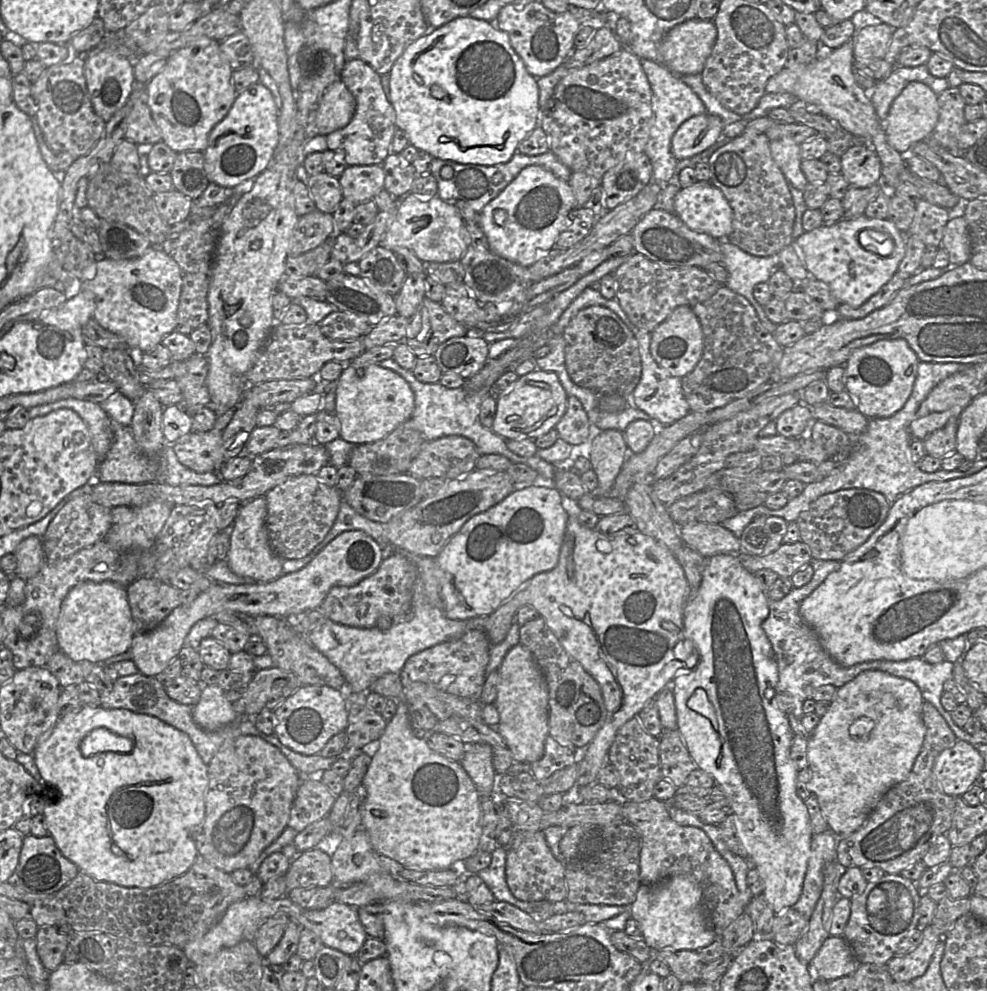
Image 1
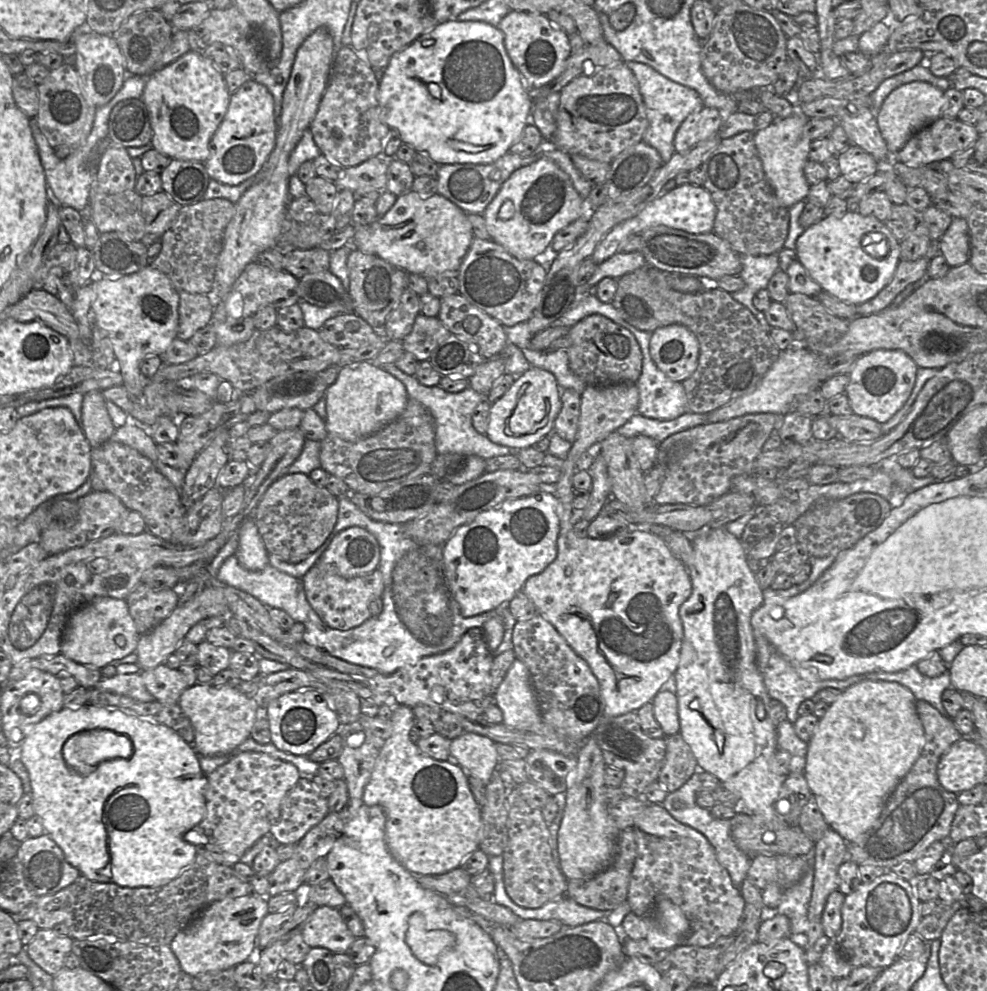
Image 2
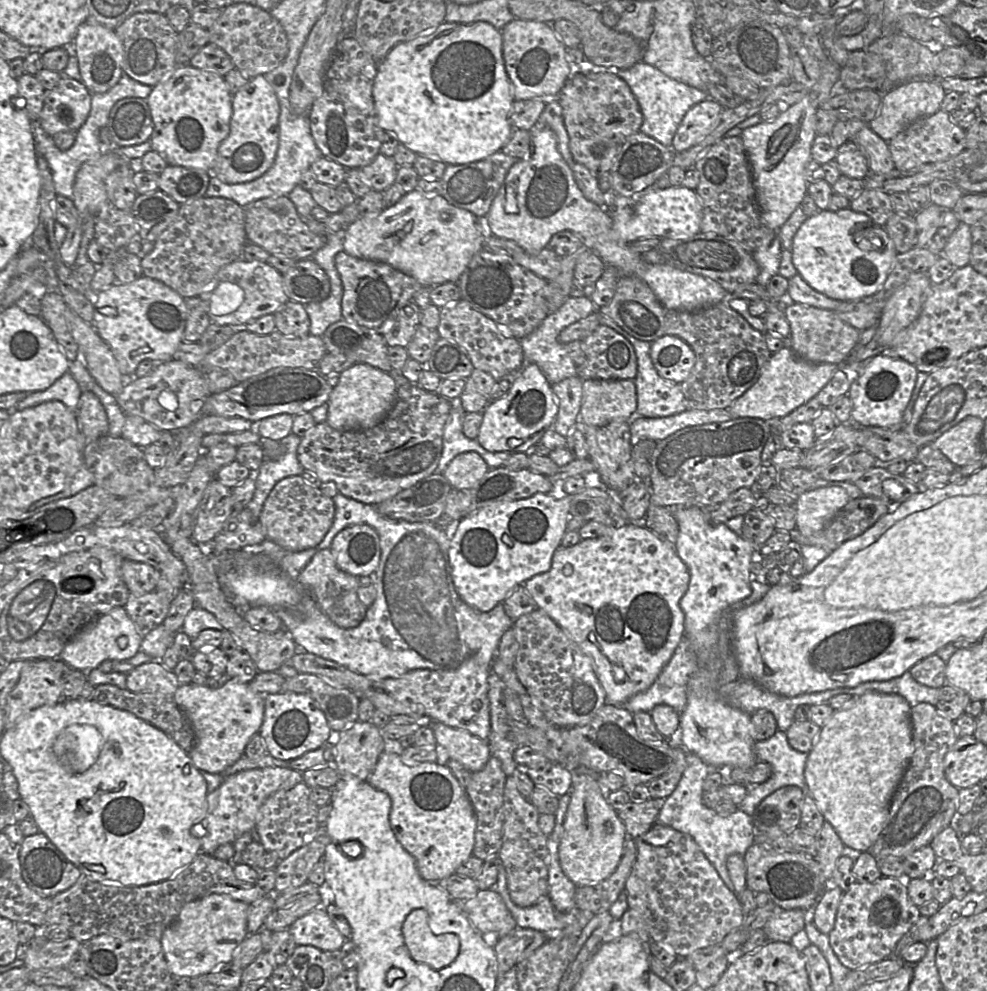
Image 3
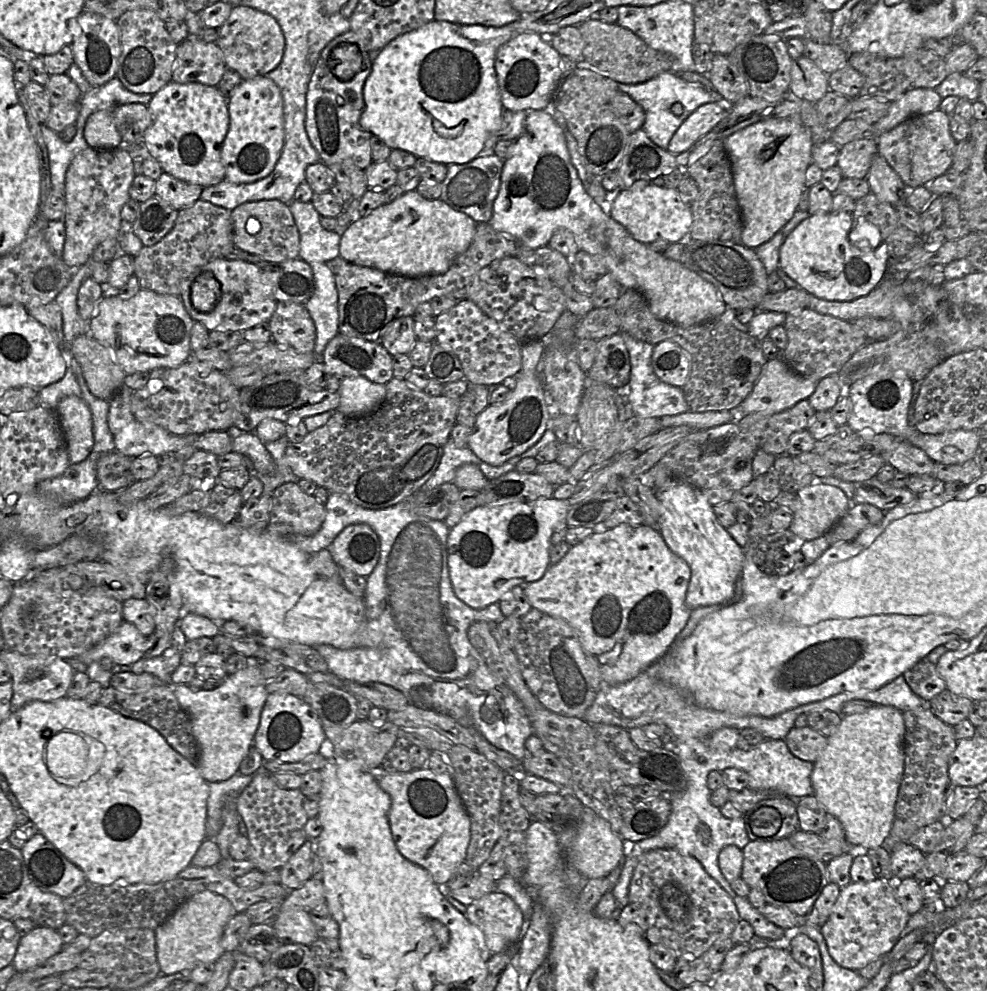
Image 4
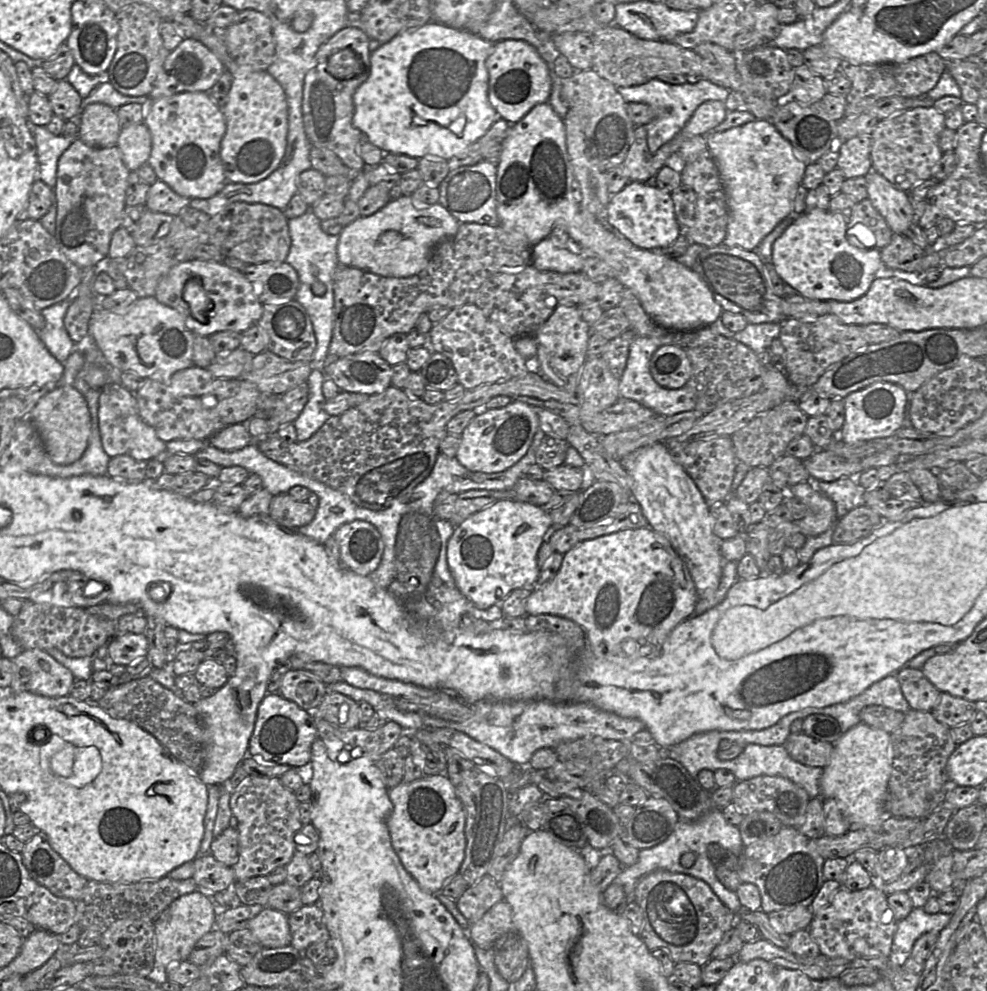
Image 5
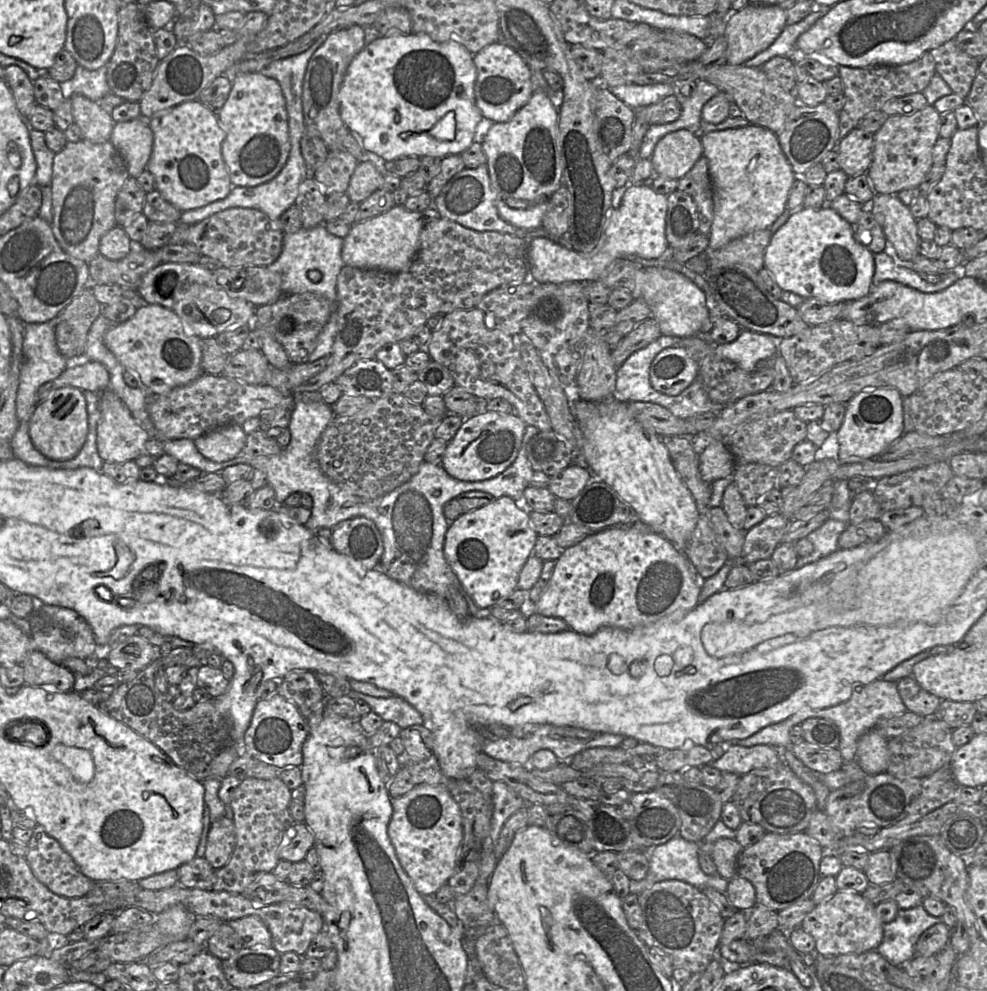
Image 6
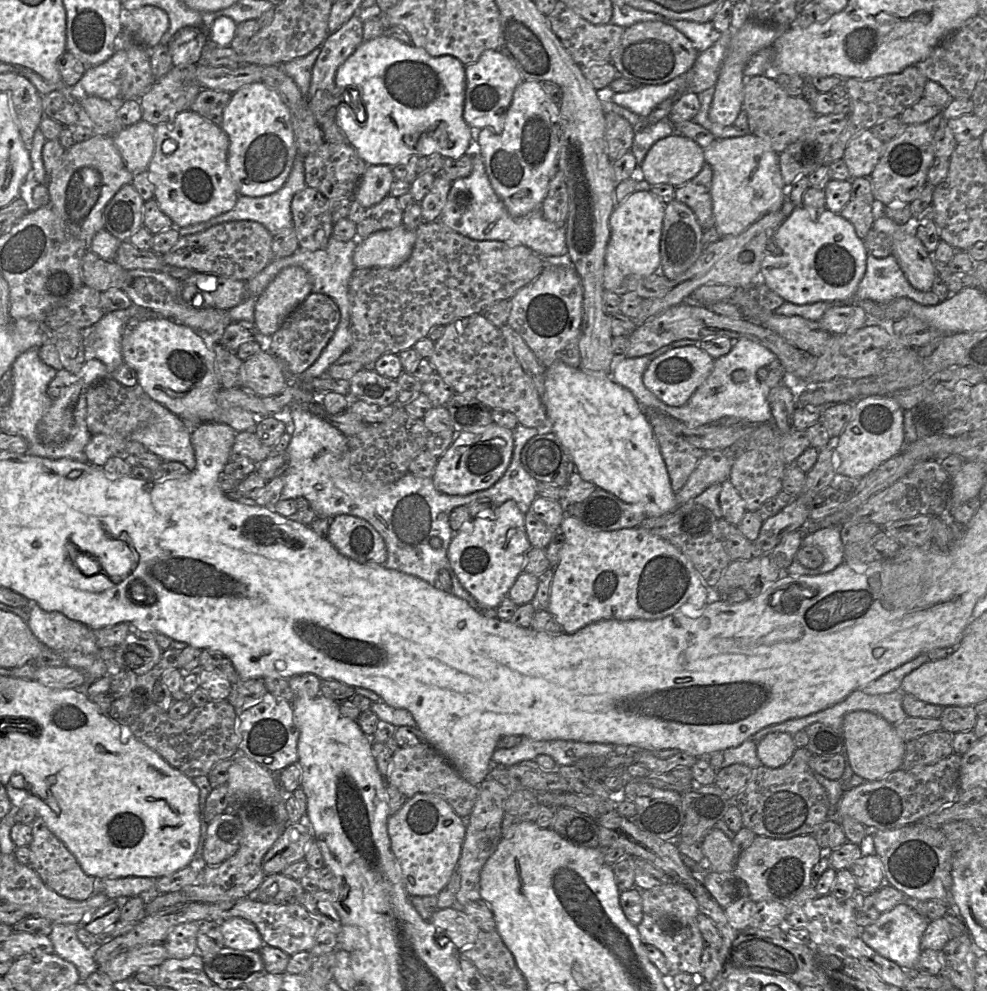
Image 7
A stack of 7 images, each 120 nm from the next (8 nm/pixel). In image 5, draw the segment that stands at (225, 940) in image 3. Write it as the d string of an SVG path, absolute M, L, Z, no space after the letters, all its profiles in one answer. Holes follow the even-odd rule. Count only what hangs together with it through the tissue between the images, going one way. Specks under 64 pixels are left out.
M198 890L174 900L154 921L157 970L166 971L170 963L187 960L197 941L214 929L218 911L220 909L212 898Z

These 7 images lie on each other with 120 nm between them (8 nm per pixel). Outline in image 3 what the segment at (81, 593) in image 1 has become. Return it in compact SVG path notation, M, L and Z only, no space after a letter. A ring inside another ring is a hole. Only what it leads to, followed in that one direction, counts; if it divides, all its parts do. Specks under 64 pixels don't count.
M114 607L83 626L65 645L59 658L72 669L88 672L106 660L127 661L141 649L144 635L137 629L124 607Z

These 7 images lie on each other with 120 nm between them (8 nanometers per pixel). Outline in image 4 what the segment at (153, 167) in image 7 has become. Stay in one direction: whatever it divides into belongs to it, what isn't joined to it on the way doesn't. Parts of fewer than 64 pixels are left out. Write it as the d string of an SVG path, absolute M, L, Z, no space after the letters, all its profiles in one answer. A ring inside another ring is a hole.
M168 82L147 105L150 124L143 136L146 156L156 159L163 172L203 188L225 178L221 147L229 129L228 100L214 86L198 82Z

